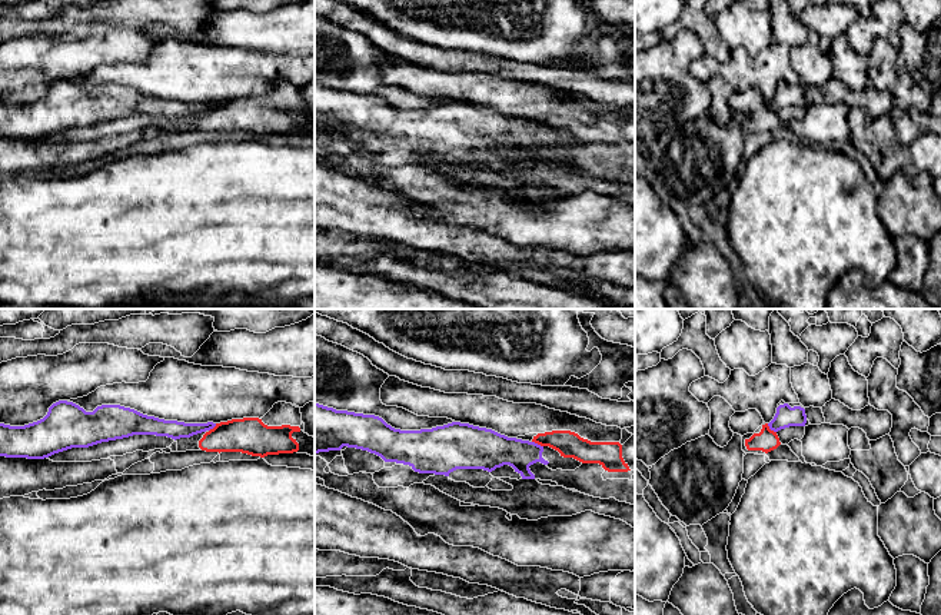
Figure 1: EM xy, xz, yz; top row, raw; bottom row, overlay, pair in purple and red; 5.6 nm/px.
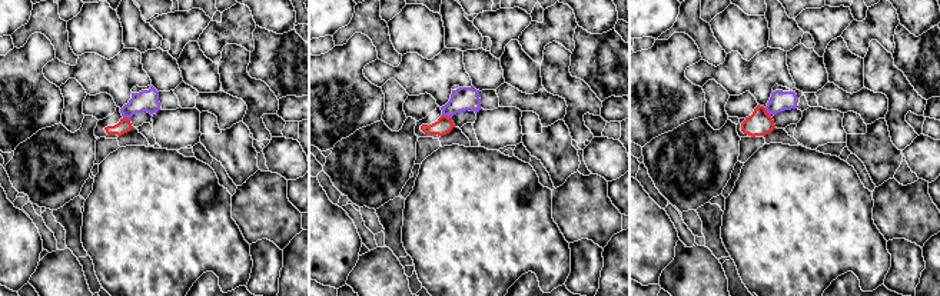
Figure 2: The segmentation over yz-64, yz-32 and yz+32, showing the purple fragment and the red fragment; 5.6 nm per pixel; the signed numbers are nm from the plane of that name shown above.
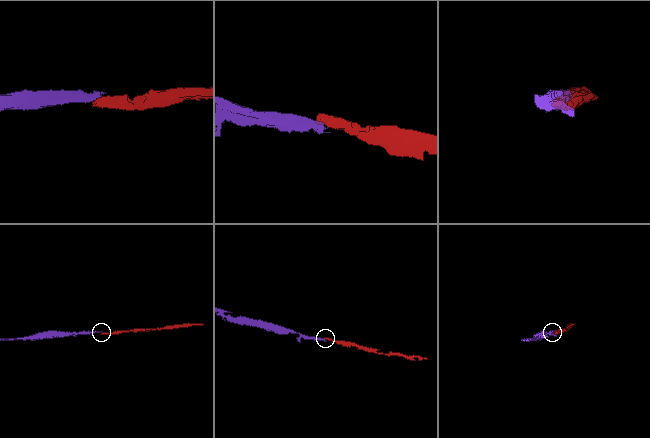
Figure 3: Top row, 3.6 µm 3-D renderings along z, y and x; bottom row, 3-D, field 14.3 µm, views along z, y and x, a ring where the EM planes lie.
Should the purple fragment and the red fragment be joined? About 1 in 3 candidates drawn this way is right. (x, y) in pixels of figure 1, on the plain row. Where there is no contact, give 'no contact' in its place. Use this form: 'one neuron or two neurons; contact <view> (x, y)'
two neurons; contact yz (771, 109)

